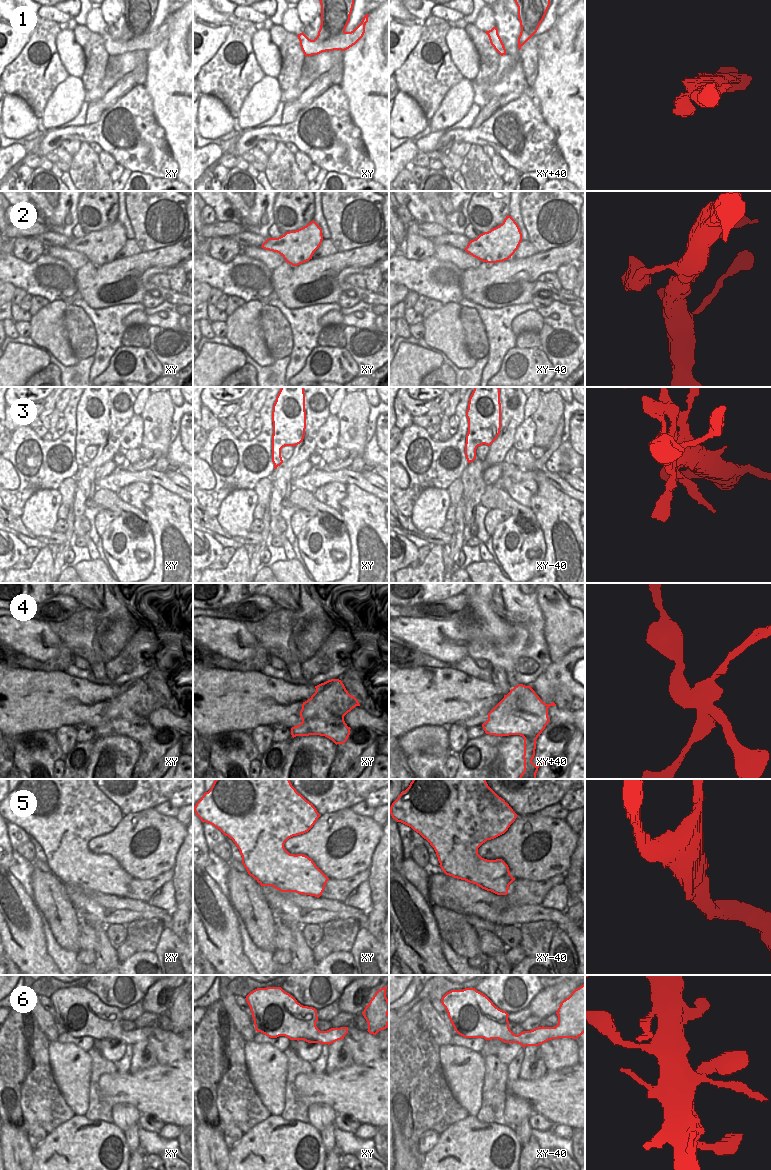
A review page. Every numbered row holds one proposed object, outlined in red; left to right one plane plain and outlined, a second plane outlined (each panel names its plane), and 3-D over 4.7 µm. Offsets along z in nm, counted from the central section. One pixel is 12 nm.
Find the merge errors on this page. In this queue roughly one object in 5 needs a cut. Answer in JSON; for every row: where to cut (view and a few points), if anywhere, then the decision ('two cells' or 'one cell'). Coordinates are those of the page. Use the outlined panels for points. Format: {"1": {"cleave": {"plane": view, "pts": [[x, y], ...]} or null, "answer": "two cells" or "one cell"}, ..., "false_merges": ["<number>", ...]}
{"1": {"cleave": null, "answer": "one cell"}, "2": {"cleave": null, "answer": "one cell"}, "3": {"cleave": {"plane": "xy", "pts": [[281, 458], [277, 465]]}, "answer": "two cells"}, "4": {"cleave": {"plane": "xy+40", "pts": [[514, 687], [517, 693], [513, 699], [518, 706], [547, 723]]}, "answer": "two cells"}, "5": {"cleave": null, "answer": "one cell"}, "6": {"cleave": null, "answer": "one cell"}, "false_merges": ["3", "4"]}

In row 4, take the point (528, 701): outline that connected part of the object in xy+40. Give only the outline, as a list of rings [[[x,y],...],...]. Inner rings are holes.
[[[518,684],[514,688],[518,689],[518,693],[513,700],[519,705],[519,708],[528,714],[542,718],[548,724],[550,721],[548,708],[556,706],[556,704],[554,702],[551,704],[544,703],[530,685]]]

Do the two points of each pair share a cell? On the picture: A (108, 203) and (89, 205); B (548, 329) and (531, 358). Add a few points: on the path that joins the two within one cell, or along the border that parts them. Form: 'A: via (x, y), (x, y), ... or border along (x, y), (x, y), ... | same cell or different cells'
A: via (103, 203), (94, 205) | same cell
B: border along (540, 348), (544, 352) | different cells

